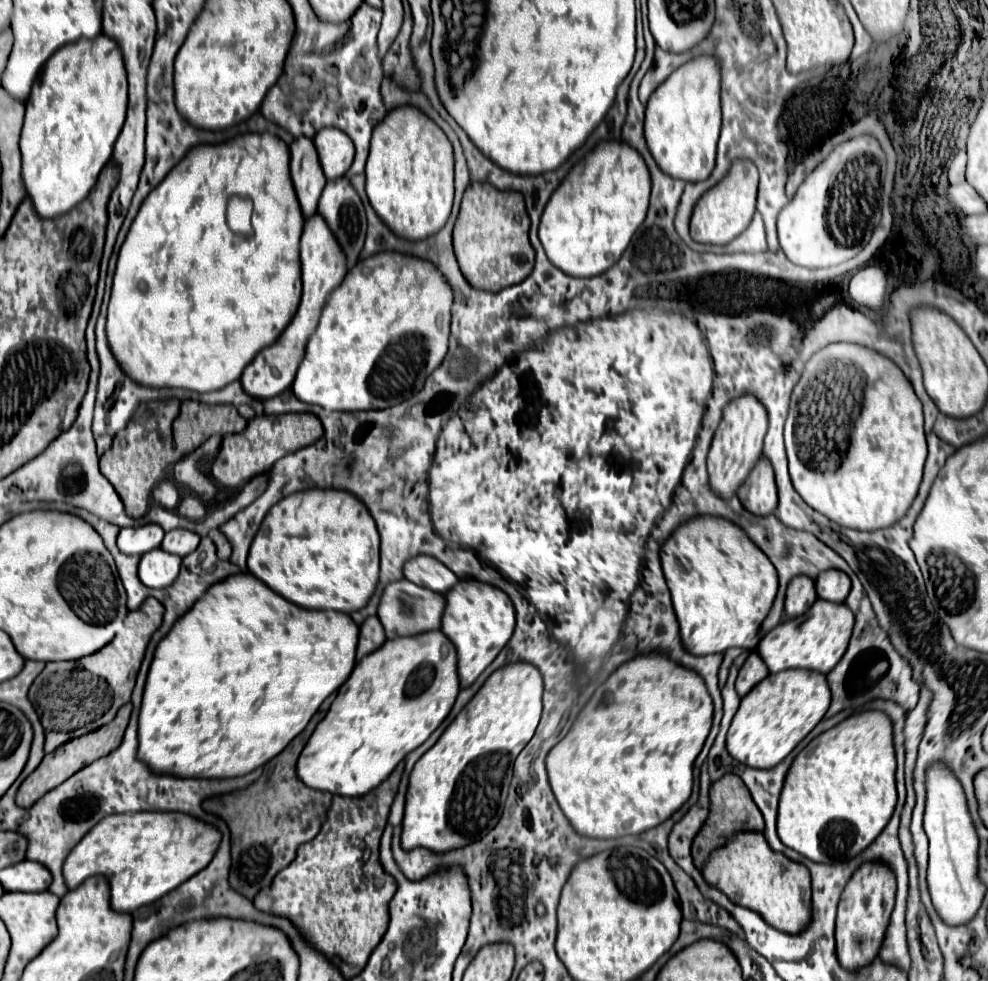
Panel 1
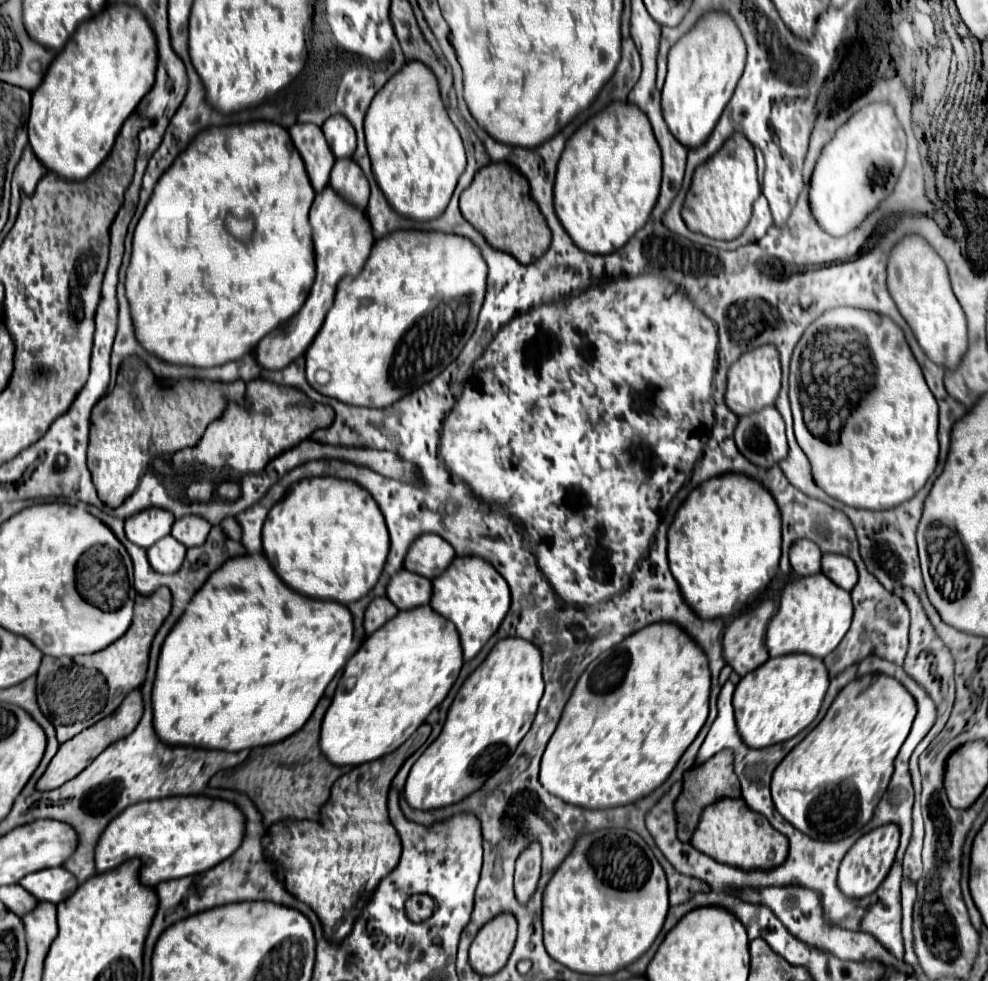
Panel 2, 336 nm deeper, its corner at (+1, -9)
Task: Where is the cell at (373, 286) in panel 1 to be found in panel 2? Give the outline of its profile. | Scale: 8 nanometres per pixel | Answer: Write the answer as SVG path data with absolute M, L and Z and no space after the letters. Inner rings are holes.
M397 230L379 238L365 268L357 276L339 282L335 304L305 352L309 384L317 392L351 406L391 406L411 390L431 382L431 378L441 374L459 356L477 326L485 292L487 262L469 238L423 230ZM317 370L329 372L329 382L325 386L315 382Z

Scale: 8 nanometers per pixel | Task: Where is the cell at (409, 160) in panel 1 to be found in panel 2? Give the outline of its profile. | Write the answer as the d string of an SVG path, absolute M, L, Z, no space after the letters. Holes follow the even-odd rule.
M405 62L403 68L375 94L365 116L365 138L375 180L389 204L399 210L399 214L413 220L439 218L451 200L459 176L465 172L465 148L455 124L449 120L437 78L423 62Z

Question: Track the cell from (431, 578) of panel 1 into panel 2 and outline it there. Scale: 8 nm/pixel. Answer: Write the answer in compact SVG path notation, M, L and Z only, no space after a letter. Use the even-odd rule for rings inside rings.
M421 534L405 556L405 568L429 580L439 576L455 558L455 550L439 534Z

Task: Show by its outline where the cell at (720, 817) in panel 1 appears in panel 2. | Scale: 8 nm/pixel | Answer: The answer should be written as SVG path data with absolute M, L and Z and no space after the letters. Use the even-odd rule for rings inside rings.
M729 748L717 752L715 756L711 756L707 762L703 764L695 764L693 768L689 768L683 774L683 792L679 794L679 798L675 800L675 818L677 818L677 838L683 842L691 840L691 834L697 826L699 814L703 810L703 806L709 806L711 802L719 800L719 796L741 796L739 790L739 780L737 774L733 772L733 752Z

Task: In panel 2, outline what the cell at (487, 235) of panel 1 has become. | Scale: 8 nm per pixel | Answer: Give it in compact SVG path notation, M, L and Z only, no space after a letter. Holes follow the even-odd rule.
M491 162L483 166L471 186L461 194L463 216L499 250L515 254L523 264L539 258L551 244L551 230L539 206L531 198L527 178L509 162Z

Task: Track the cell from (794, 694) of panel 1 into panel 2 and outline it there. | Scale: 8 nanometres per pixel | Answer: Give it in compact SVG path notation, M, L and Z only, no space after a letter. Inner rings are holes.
M787 654L787 658L769 658L763 666L743 676L741 682L735 686L733 708L735 708L735 720L743 742L747 742L747 746L751 748L763 748L793 738L815 720L823 696L827 692L827 686L829 686L829 674L821 658L811 658L809 654Z

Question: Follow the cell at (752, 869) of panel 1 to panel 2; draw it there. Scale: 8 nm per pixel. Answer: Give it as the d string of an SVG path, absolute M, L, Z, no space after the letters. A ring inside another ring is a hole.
M719 798L711 806L705 806L699 818L699 824L691 836L691 846L703 854L715 858L717 862L739 866L739 868L775 868L787 858L789 842L787 836L777 832L769 820L751 810L743 798Z

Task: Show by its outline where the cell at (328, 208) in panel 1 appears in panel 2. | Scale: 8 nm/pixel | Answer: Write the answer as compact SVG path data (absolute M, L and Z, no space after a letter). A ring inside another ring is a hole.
M339 158L331 170L329 184L349 202L365 210L369 198L369 182L353 158Z

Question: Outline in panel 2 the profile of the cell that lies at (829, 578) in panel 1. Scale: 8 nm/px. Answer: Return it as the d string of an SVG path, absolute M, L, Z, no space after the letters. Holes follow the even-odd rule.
M825 554L821 560L821 572L843 590L851 590L857 584L857 568L847 556Z

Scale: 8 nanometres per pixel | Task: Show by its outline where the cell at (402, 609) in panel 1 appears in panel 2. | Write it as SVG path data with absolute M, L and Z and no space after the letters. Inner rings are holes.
M401 568L395 576L391 576L391 582L387 586L387 598L391 598L391 602L399 610L411 610L429 604L431 580Z

